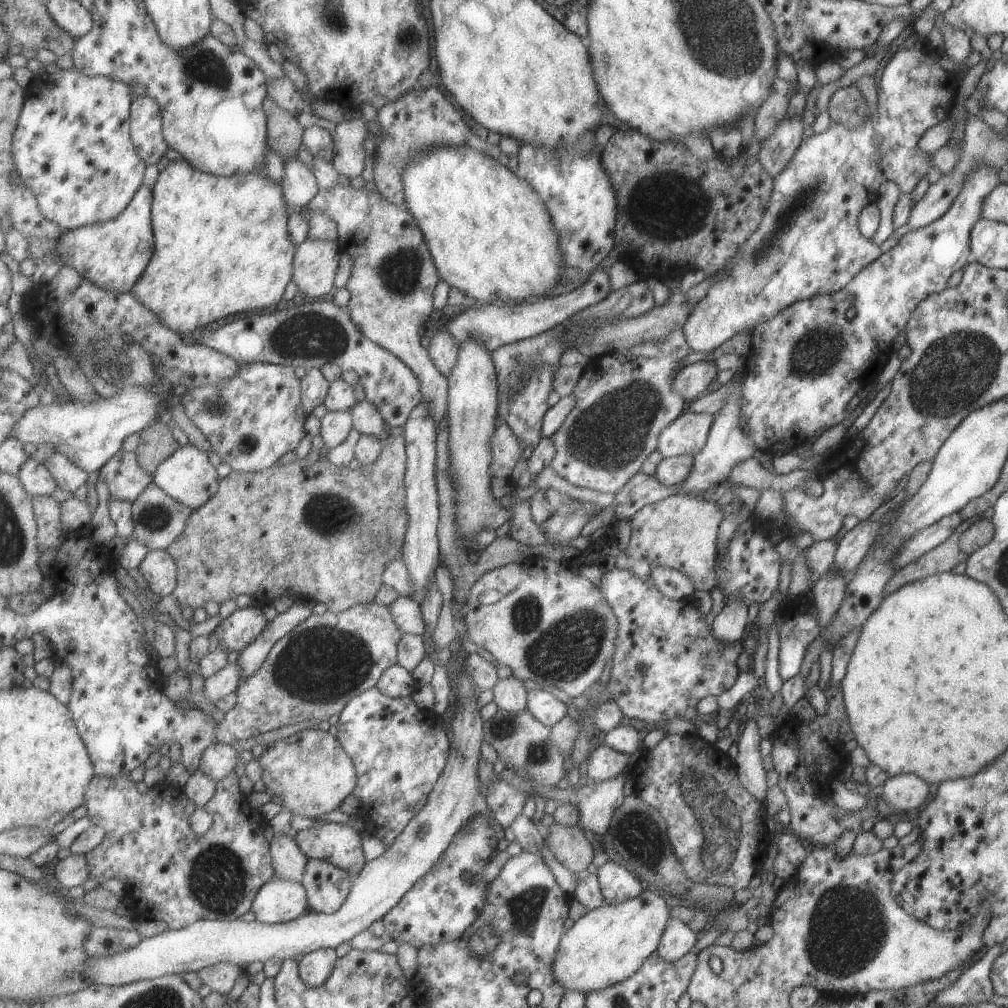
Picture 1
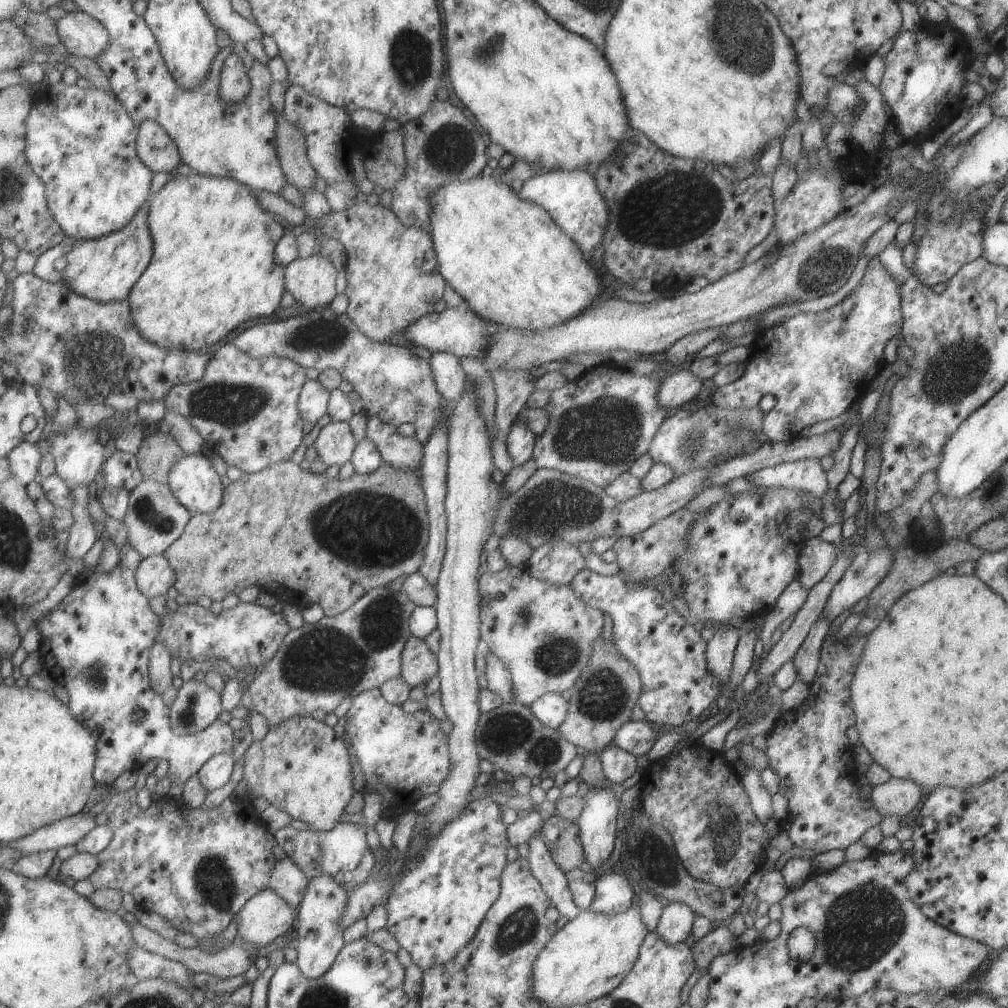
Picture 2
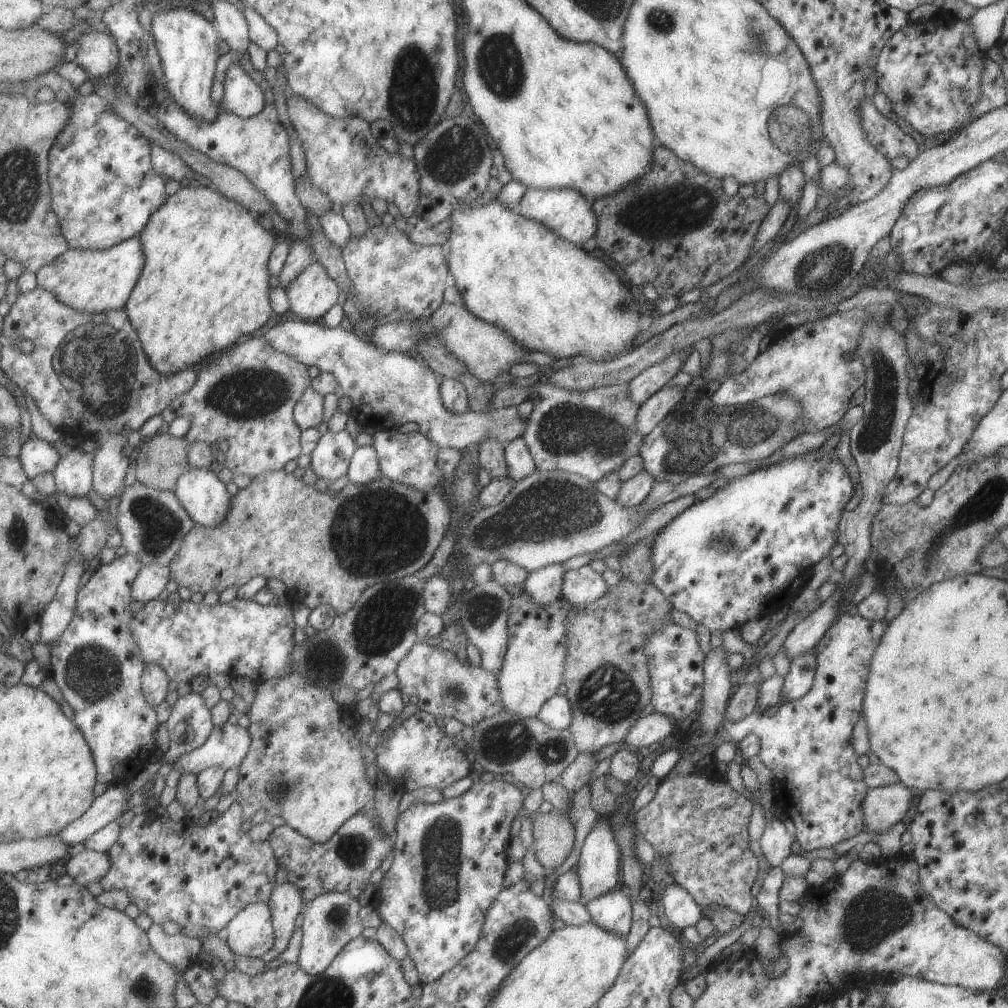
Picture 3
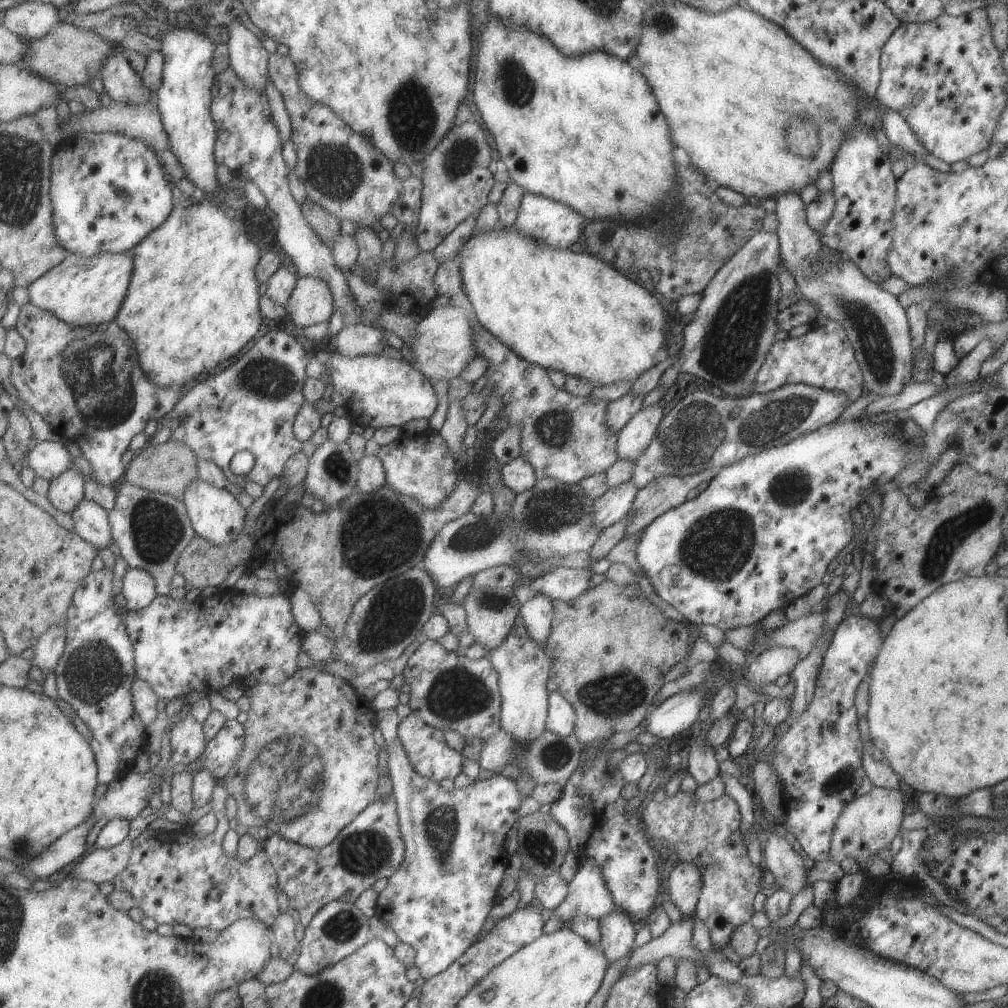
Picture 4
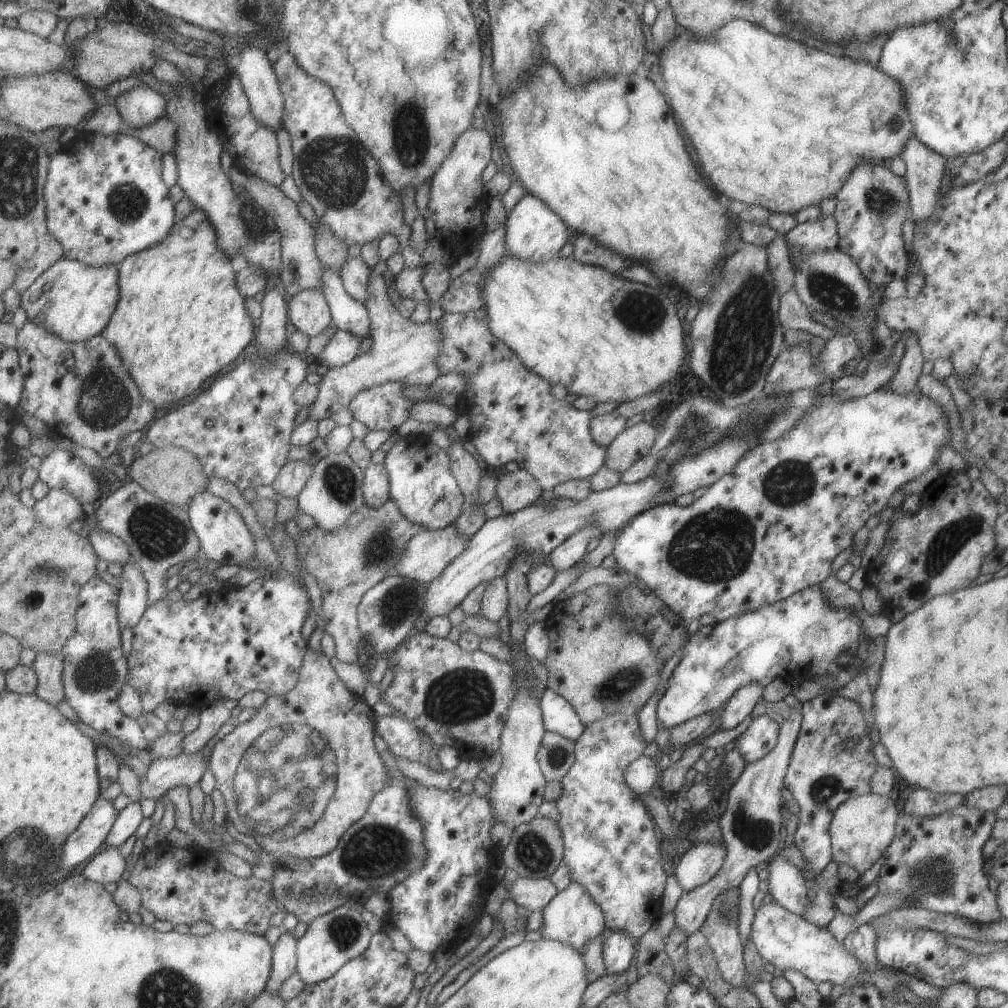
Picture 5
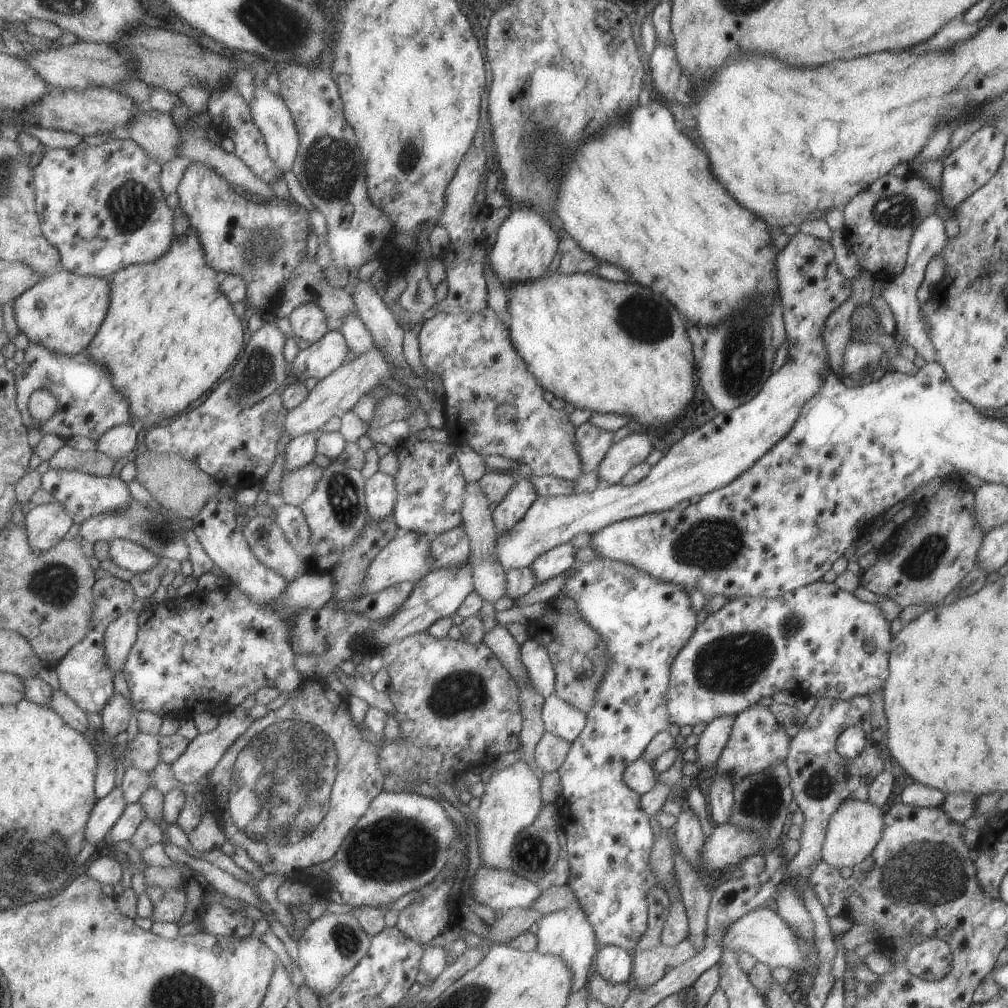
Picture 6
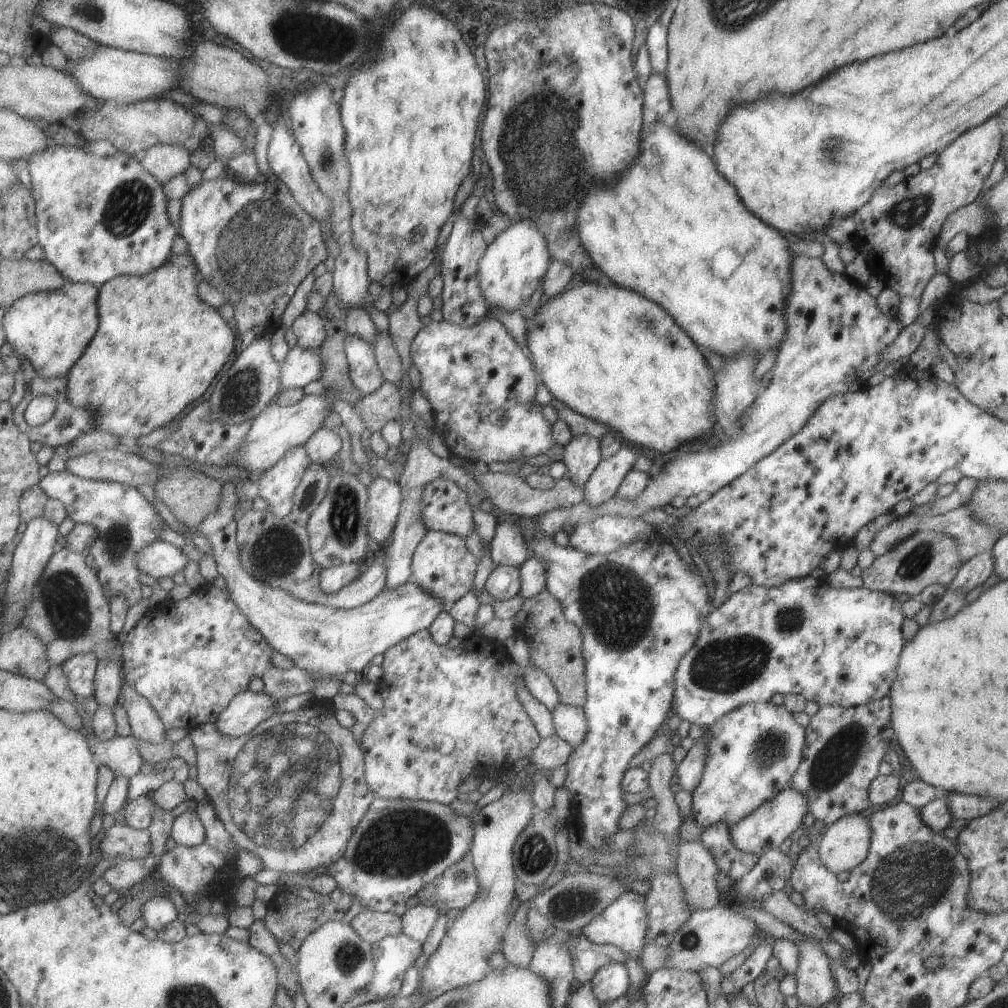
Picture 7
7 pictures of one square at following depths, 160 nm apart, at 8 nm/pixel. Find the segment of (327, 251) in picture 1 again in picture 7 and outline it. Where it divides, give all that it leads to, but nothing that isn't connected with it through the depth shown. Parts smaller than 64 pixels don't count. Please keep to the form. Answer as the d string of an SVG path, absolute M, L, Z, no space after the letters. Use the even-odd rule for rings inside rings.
M307 309L292 326L297 344L306 349L320 349L328 338L325 320L316 312Z

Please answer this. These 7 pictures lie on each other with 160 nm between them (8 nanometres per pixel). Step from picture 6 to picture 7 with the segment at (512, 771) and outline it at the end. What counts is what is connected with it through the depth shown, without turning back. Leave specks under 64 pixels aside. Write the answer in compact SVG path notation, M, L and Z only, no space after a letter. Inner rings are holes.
M510 791L485 805L475 816L476 835L470 857L476 866L480 891L469 906L459 911L443 942L428 957L420 973L416 992L424 995L427 1001L434 1001L446 992L478 983L492 971L489 958L495 952L502 952L506 932L515 916L511 904L515 900L515 888L519 883L514 864L516 840L529 826L536 811L533 793Z

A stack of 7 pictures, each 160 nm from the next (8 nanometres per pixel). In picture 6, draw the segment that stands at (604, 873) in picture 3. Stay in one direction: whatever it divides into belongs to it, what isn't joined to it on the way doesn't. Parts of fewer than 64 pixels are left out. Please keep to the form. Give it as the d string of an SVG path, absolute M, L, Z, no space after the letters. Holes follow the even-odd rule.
M569 903L569 906L563 910L547 913L538 925L538 951L545 955L561 958L571 969L573 976L571 992L578 991L588 982L587 974L591 968L591 960L593 960L593 954L598 950L590 922L579 908L579 904Z

